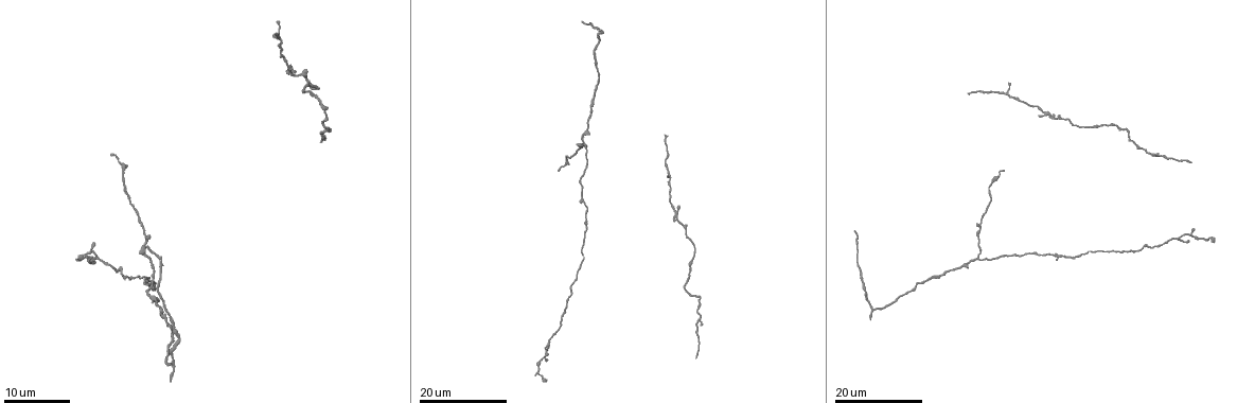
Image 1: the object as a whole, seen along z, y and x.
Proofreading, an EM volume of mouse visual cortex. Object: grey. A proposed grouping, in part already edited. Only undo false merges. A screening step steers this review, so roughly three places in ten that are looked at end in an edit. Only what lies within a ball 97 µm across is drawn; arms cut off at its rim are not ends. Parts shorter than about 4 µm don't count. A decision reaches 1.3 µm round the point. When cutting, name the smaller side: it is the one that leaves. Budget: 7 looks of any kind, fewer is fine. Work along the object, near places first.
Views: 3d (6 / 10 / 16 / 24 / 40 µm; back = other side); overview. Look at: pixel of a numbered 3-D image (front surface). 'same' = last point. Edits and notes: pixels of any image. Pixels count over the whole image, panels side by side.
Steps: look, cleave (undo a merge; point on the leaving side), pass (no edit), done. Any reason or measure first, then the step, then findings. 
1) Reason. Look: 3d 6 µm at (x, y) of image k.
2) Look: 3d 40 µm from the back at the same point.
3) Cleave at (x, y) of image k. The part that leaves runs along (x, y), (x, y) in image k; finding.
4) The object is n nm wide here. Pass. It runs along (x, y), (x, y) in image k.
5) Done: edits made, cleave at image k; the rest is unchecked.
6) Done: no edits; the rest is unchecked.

Branch point. Look: 3d 24 µm at (584, 146) of image 1.

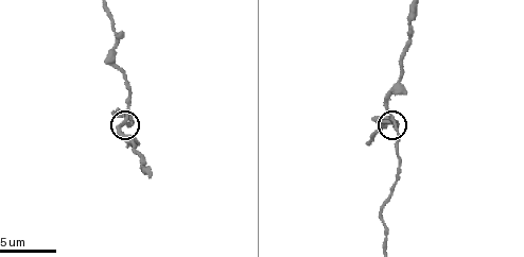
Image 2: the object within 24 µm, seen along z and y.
Look: 3d 10 µm at (125, 121) of image 2.

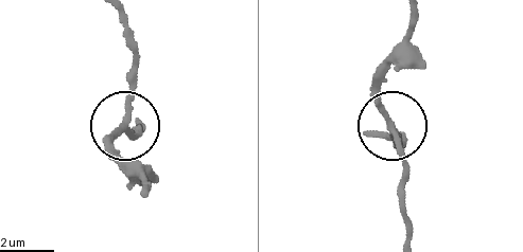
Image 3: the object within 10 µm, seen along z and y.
3 arms meet here. Pass. It runs along (115, 10), (135, 65), (135, 92), (127, 124), (107, 154) in image 3; continuous, no second neuron.

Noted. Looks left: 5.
Three-way junction. Look: 3d 10 µm at (118, 40) of image 2.

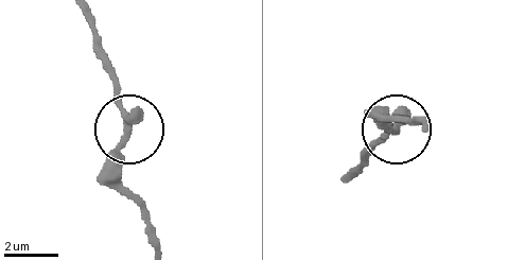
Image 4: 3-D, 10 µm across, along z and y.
Look: 3d 6 µm at (127, 130) of image 4.

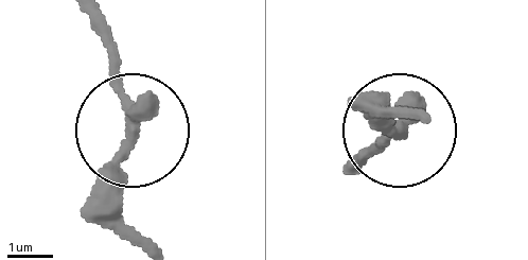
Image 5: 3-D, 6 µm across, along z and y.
Pass. It runs along (98, 19), (132, 133), (112, 231) in image 5; continuous, no second neuron.

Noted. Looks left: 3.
Small branch off a trunk. Look: 3d 24 µm at (586, 226) of image 1.

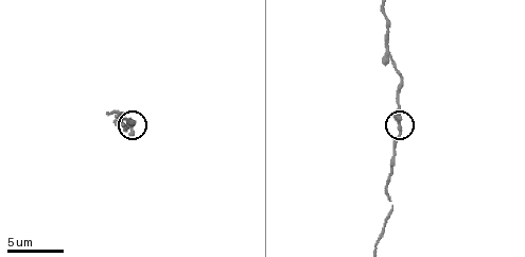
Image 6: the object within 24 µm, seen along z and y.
Look: 3d 6 µm at (400, 131) of image 6.

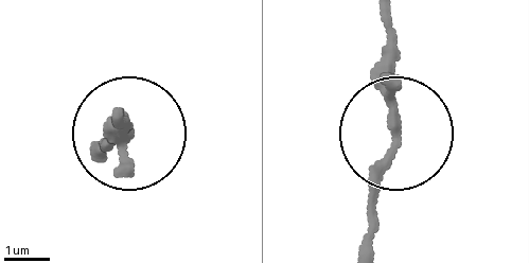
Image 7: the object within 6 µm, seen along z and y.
The object is 180 nm wide here. Pass. It runs along (390, 21), (390, 158), (371, 234) in image 7; continuous, no second neuron.

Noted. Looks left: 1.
Done: no edits; the rest is unchecked.

